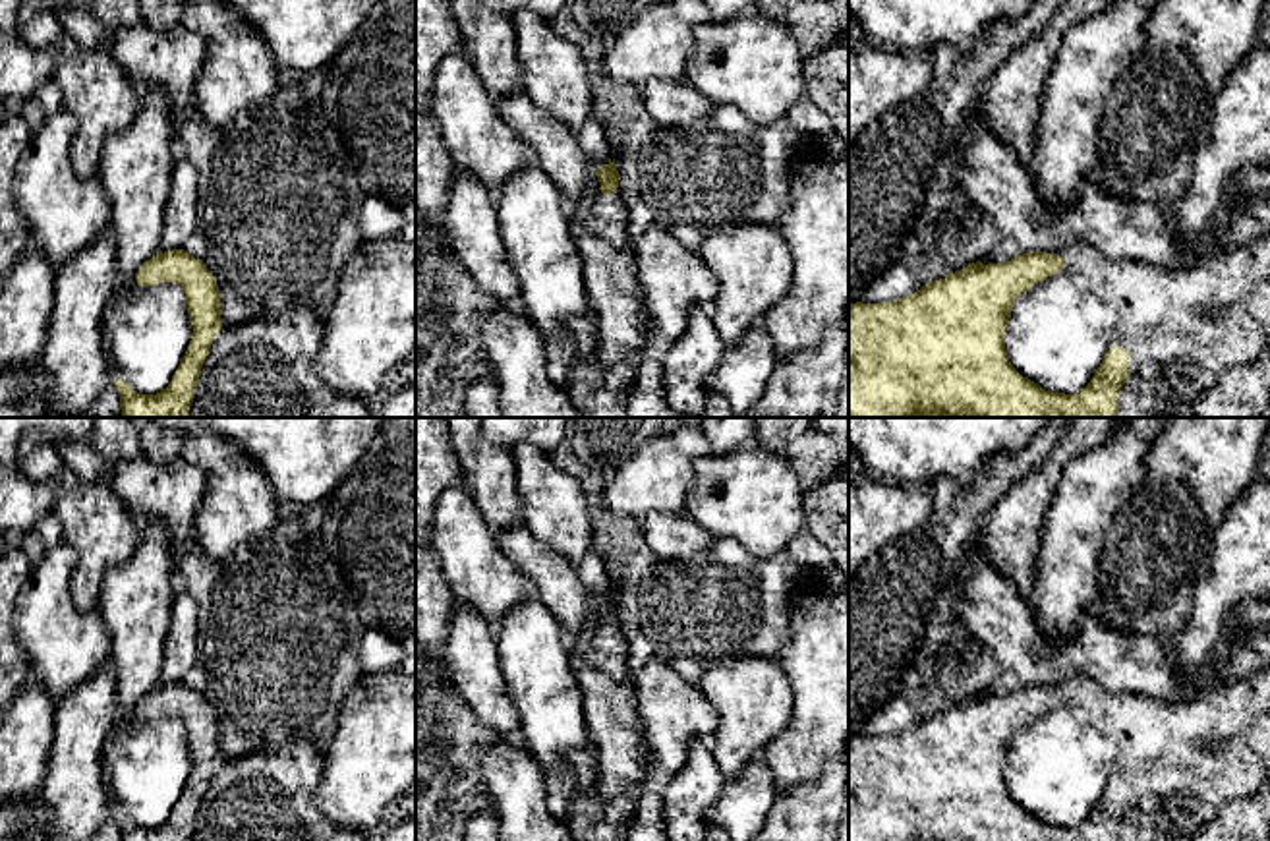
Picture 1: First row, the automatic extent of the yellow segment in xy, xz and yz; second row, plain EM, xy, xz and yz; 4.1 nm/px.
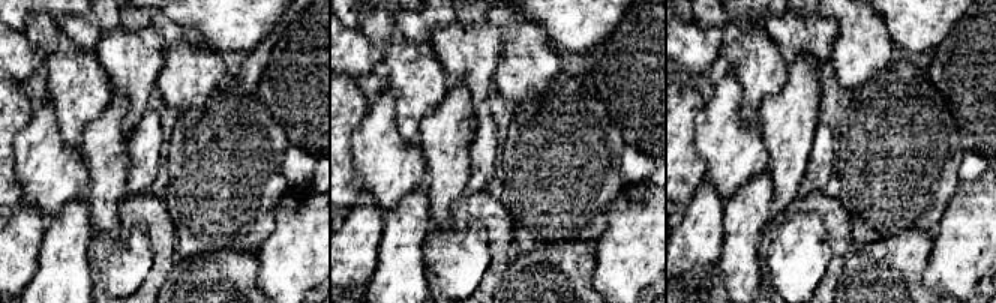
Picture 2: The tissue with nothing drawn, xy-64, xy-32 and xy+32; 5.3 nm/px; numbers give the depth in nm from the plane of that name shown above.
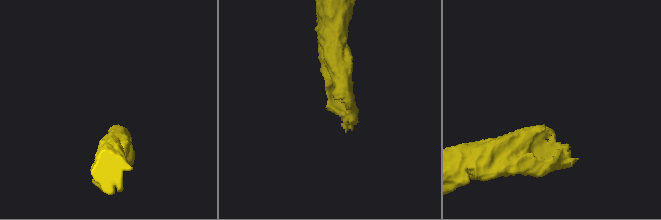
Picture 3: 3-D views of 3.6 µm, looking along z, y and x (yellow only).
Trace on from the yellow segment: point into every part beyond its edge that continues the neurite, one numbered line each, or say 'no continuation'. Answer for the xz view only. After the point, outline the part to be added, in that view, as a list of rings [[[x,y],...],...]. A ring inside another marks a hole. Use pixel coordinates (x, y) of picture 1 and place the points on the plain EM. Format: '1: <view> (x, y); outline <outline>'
1: xz (609, 652); outline [[[621,621],[613,628],[605,628],[601,623],[595,628],[593,640],[586,652],[586,661],[607,673],[615,681],[628,679],[628,638]]]

